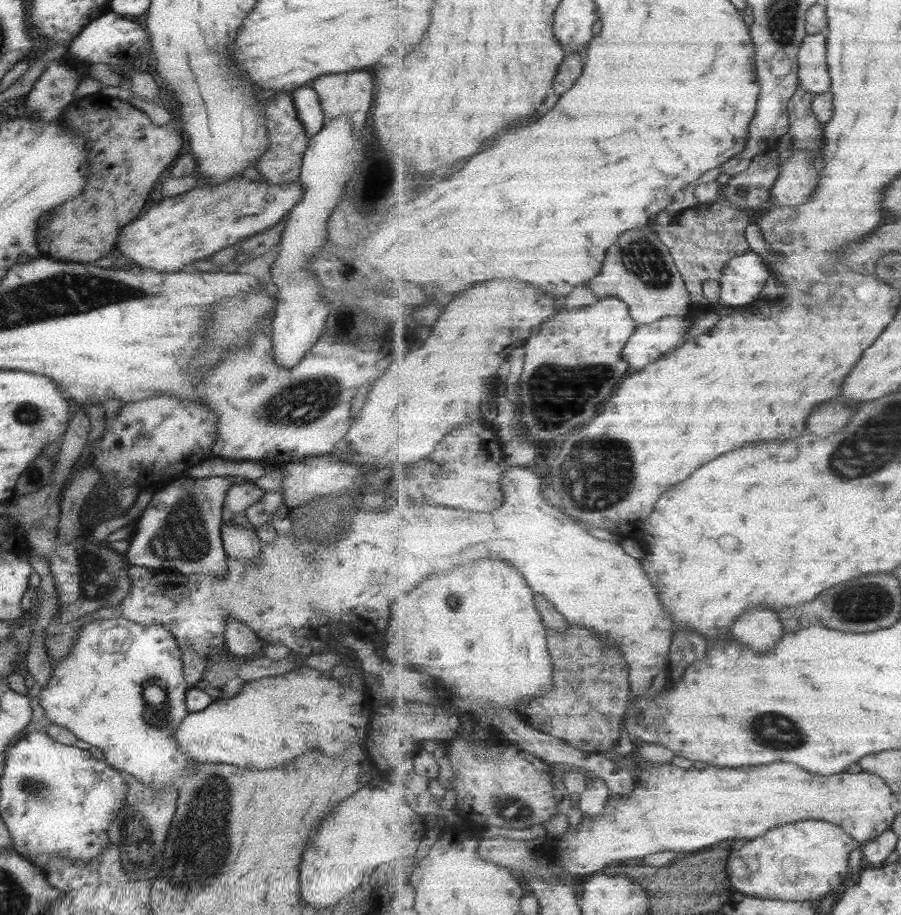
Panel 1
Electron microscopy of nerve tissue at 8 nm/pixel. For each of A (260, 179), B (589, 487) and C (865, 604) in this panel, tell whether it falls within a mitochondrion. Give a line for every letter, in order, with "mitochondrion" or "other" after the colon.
A: other
B: mitochondrion
C: mitochondrion

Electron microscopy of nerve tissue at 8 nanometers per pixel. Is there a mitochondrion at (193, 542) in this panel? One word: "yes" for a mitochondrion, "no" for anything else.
yes

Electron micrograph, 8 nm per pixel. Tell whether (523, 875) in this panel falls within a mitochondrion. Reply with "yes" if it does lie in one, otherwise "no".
no

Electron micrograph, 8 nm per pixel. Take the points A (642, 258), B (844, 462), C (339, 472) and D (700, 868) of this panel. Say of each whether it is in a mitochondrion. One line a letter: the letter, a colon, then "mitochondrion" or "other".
A: mitochondrion
B: mitochondrion
C: other
D: mitochondrion

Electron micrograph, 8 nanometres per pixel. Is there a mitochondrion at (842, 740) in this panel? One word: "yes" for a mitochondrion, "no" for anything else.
no

